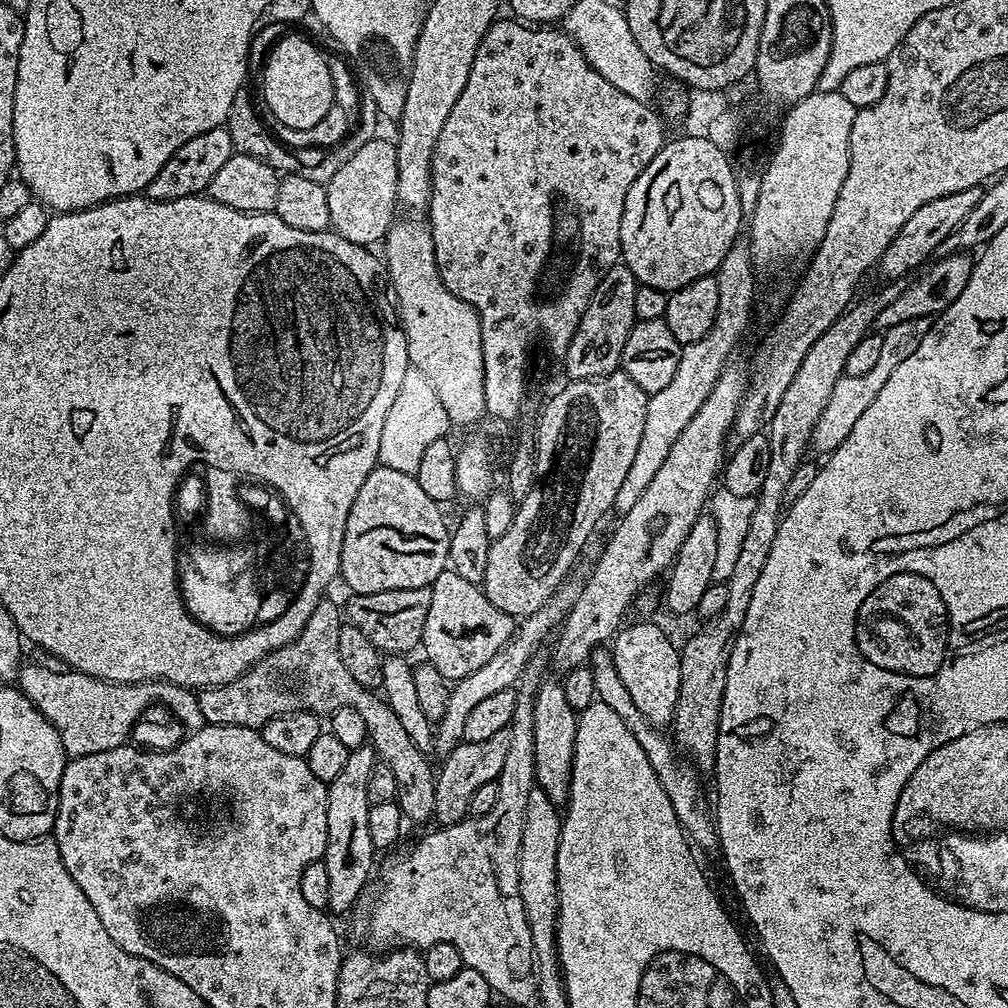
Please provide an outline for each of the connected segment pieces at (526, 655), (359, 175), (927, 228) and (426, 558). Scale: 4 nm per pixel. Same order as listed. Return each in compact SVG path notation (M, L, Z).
M572 582L561 584L556 589L556 593L544 605L538 610L534 610L534 614L523 617L519 621L516 631L512 633L511 640L506 642L506 646L502 646L502 650L498 650L498 654L494 654L494 658L490 658L490 662L486 662L486 666L478 666L478 670L474 670L474 674L466 674L466 678L457 680L451 685L446 714L434 728L434 748L437 753L440 751L441 757L449 756L464 740L466 718L473 712L474 706L478 706L478 702L490 698L490 694L498 694L498 690L515 689L530 658L541 651L540 643L548 635L551 637L557 631L564 617L568 615L576 600L577 591L577 585L572 585Z
M370 138L366 146L357 150L350 157L350 162L345 162L342 170L338 170L326 186L331 227L341 241L361 246L379 245L397 219L398 154L395 143L388 140Z
M983 187L958 190L958 194L946 194L946 198L934 198L934 202L926 202L926 206L921 206L905 222L902 230L894 234L894 242L890 242L890 246L886 246L886 250L880 256L878 272L888 280L900 280L909 275L907 272L911 268L919 269L927 265L936 256L938 246L942 246L942 242L946 242L946 238L950 238L950 234L954 234L954 230L962 226L970 210L978 206L983 193Z
M378 466L362 482L354 506L346 518L346 530L342 538L339 579L349 588L349 593L365 596L382 594L382 590L410 590L431 586L449 567L450 524L444 521L441 505L434 503L422 486L418 486L415 475L402 470L390 470Z

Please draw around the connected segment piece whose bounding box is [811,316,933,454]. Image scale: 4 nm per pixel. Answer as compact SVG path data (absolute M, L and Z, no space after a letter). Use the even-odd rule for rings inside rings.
M923 316L922 318L910 318L906 322L898 322L898 326L883 329L882 355L878 357L877 364L867 374L843 375L838 378L838 382L834 382L830 402L826 402L826 410L822 410L822 418L818 418L818 426L814 426L811 442L813 449L817 448L818 451L824 452L823 454L830 454L835 448L842 446L842 442L846 442L850 430L854 430L858 418L866 410L866 406L870 406L870 402L874 402L878 390L882 390L882 386L890 378L890 374L894 374L897 366L905 358L910 358L910 354L914 354L914 350L918 350L918 342L922 342L922 338L926 338L932 322L933 317Z

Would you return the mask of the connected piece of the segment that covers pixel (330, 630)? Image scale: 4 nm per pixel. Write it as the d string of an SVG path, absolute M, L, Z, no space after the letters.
M331 598L321 600L319 606L310 614L306 626L295 637L296 641L286 642L281 648L261 656L258 663L247 672L237 675L229 684L208 688L197 695L198 705L206 724L222 726L246 726L261 729L274 718L285 716L287 712L315 712L317 716L327 717L342 706L350 706L362 714L371 747L376 749L379 763L394 774L398 782L396 803L405 821L424 824L436 815L434 794L436 793L436 772L429 757L410 739L398 714L390 710L388 701L373 689L358 686L350 670L338 655L338 634L342 623L342 608Z

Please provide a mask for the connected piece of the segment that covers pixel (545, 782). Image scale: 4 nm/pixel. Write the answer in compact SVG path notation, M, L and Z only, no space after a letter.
M551 678L540 685L534 704L534 766L538 786L558 806L567 805L572 781L572 763L576 749L577 709L566 702L563 683L556 684Z

